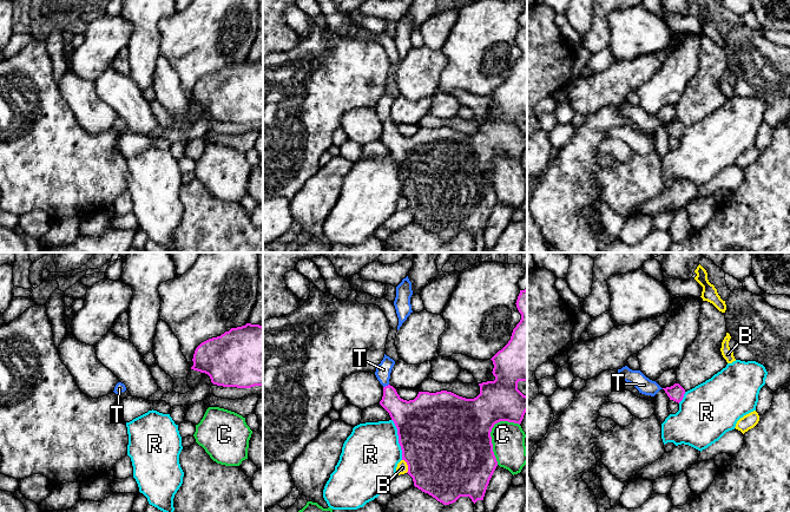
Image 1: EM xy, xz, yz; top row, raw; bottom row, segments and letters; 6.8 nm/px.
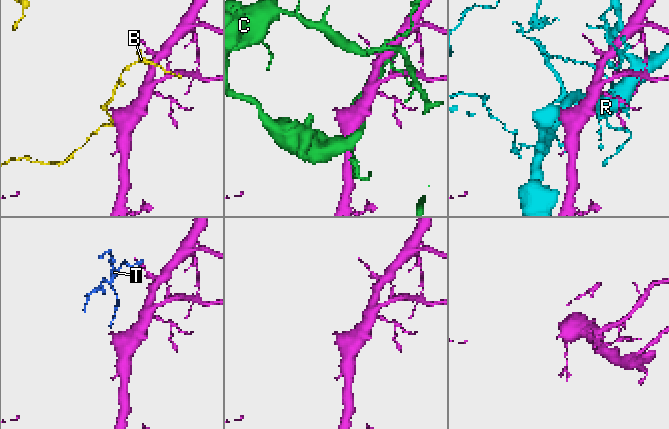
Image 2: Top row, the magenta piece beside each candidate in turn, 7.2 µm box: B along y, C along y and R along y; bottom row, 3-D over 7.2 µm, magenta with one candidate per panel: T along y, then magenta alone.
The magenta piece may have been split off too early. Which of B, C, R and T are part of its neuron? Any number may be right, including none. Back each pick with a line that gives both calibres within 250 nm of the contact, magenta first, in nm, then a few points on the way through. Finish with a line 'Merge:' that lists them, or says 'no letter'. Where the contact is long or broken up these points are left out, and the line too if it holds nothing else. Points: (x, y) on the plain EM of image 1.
T: 200 nm thick on the magenta side, 100 nm on the other; runs through xz (407, 151), (390, 135), (386, 122), (383, 105)
Merge: T

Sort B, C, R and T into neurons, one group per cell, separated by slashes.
B / C / R / T

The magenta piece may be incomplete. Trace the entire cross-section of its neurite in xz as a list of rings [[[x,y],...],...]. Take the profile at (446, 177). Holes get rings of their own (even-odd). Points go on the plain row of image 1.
[[[527,25],[520,26],[515,40],[521,50],[521,55],[513,65],[508,79],[491,94],[494,100],[492,109],[495,116],[479,119],[480,130],[474,134],[466,134],[452,127],[441,126],[436,129],[419,127],[414,136],[407,137],[401,134],[396,125],[389,120],[395,97],[384,90],[383,96],[376,104],[375,111],[383,122],[383,132],[380,140],[389,149],[397,164],[402,196],[408,201],[407,209],[413,214],[415,223],[443,241],[453,239],[460,232],[469,232],[474,239],[478,236],[483,236],[489,216],[498,202],[493,188],[492,164],[500,157],[520,160],[527,147],[527,132],[518,125],[519,117],[527,117]]]

